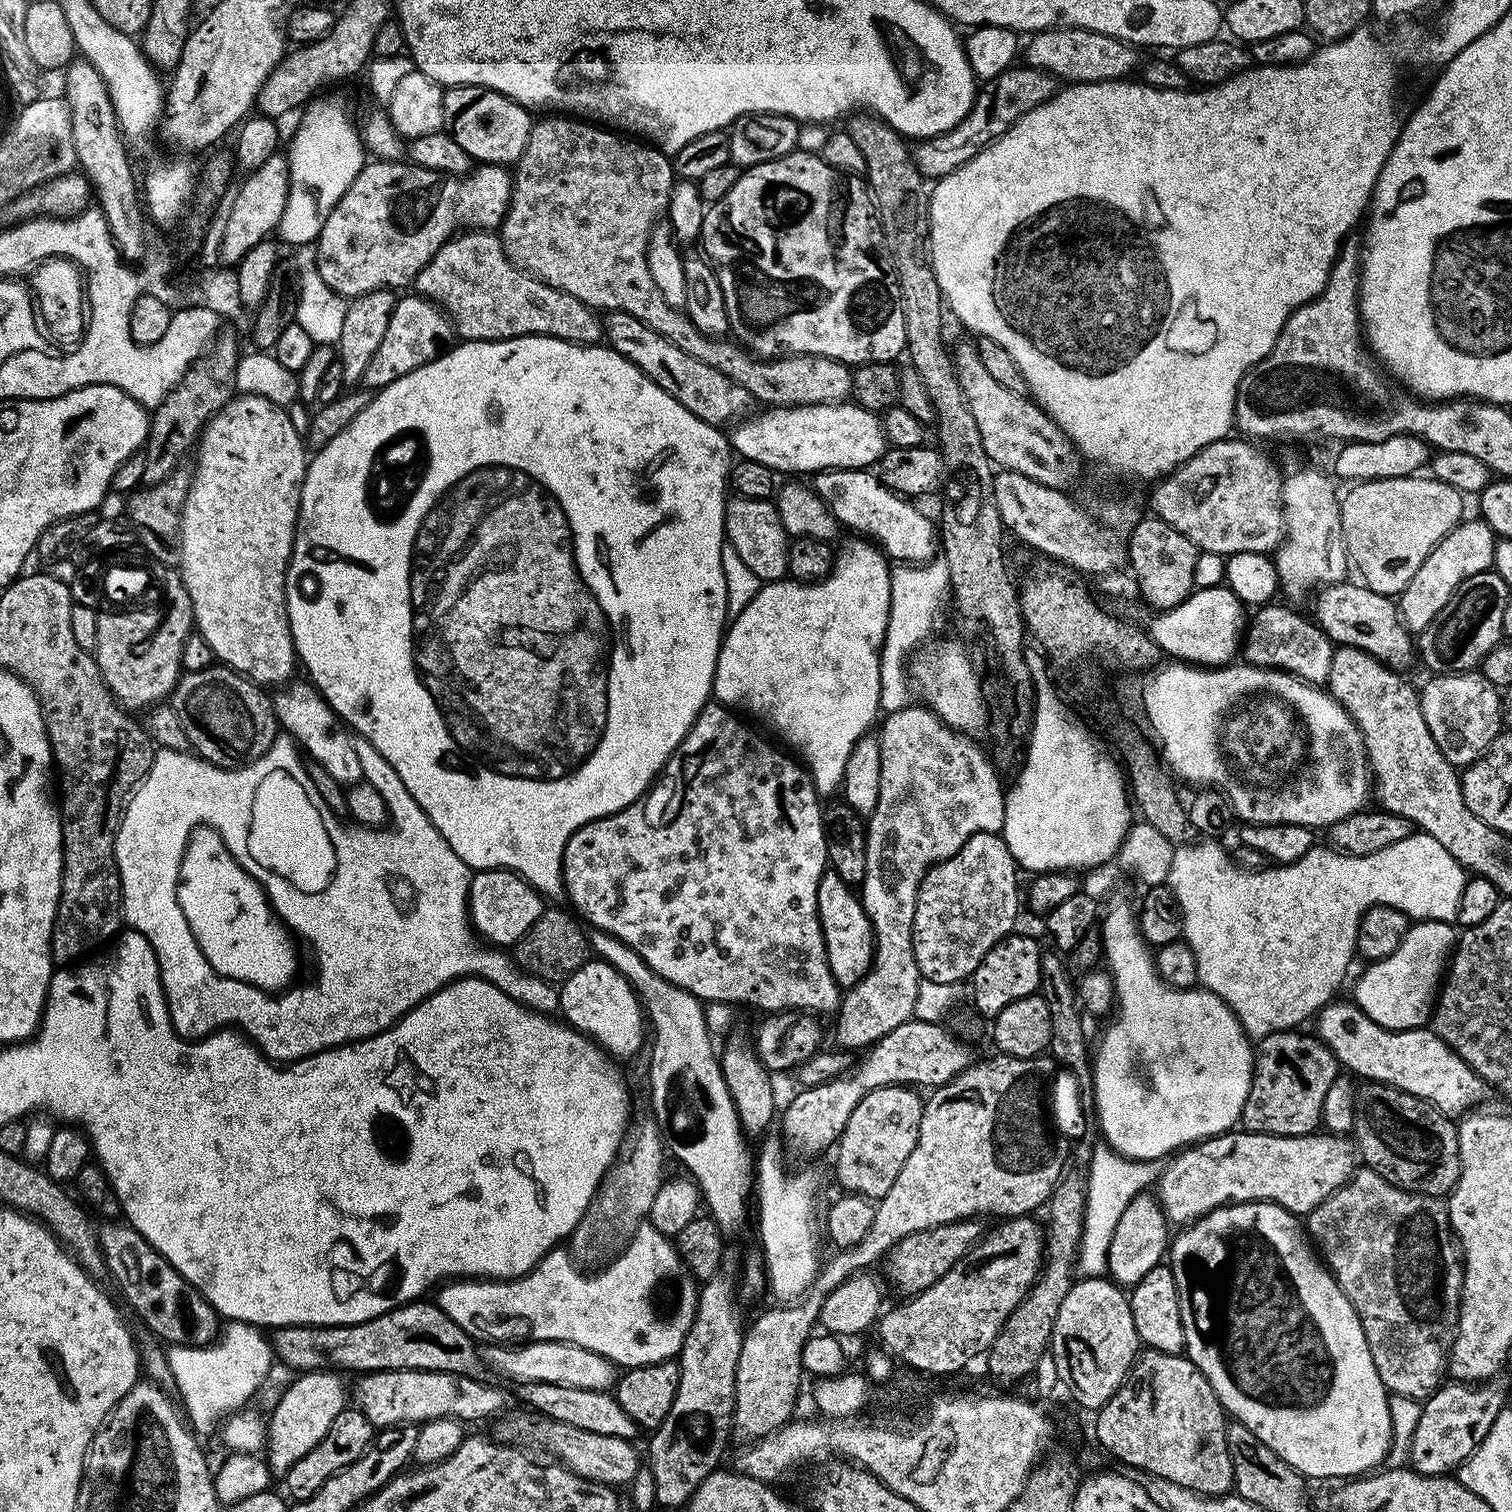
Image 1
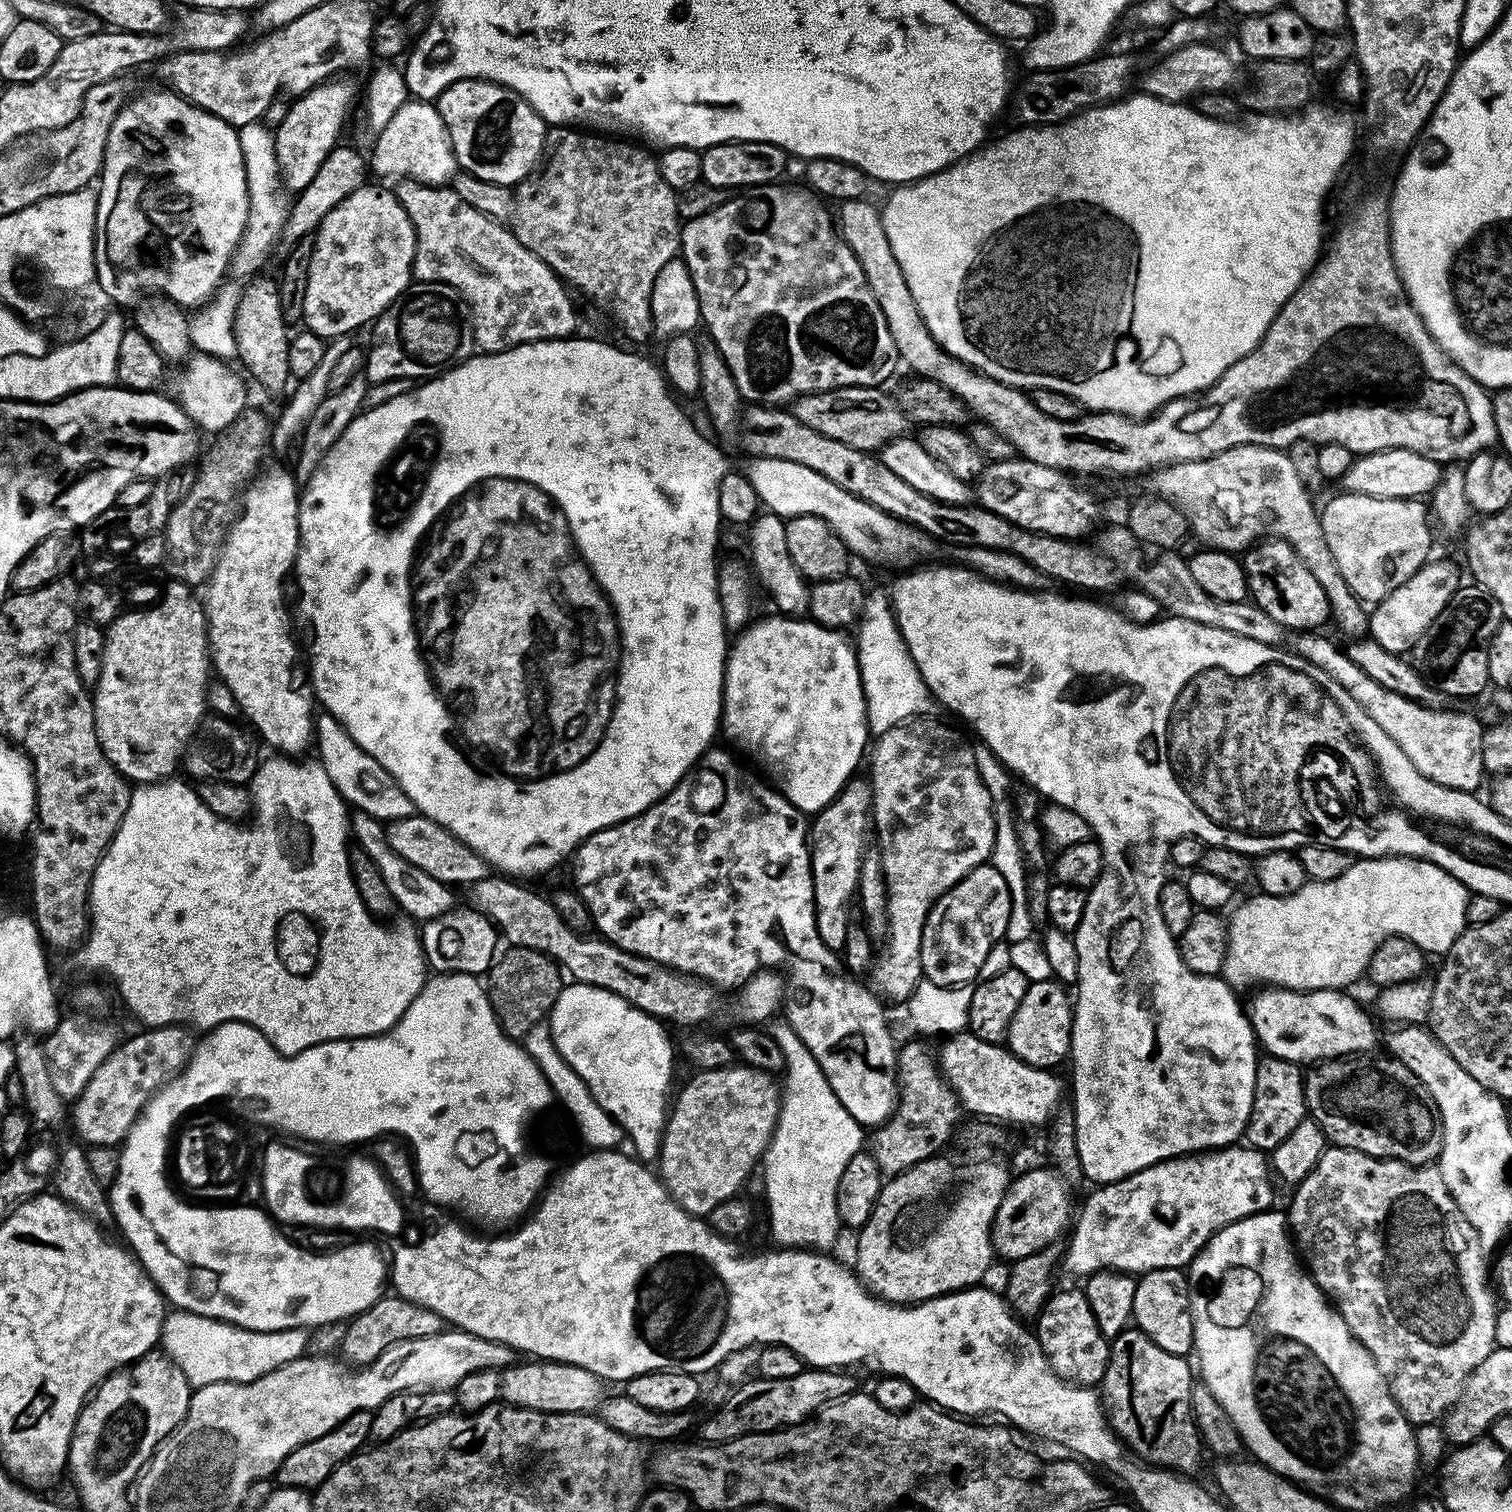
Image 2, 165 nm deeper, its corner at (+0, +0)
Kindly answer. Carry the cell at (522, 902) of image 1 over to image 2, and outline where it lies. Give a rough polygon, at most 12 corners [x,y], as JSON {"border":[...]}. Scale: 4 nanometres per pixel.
{"border":[[471,906],[433,915],[422,952],[436,974],[484,974],[496,925]]}

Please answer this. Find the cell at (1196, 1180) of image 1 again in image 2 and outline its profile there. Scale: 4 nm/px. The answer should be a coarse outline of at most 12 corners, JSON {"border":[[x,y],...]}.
{"border":[[1177,1156],[1093,1187],[1062,1268],[1187,1269],[1275,1205],[1269,1157]]}

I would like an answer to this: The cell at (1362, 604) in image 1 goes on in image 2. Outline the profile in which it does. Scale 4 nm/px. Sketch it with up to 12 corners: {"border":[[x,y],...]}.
{"border":[[1294,546],[1243,553],[1251,599],[1285,629],[1329,623],[1326,590]]}

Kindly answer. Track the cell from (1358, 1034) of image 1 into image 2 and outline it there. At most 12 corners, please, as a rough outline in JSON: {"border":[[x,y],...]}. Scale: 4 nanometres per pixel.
{"border":[[1264,986],[1259,1047],[1293,1062],[1368,1054],[1372,1020],[1344,990]]}

